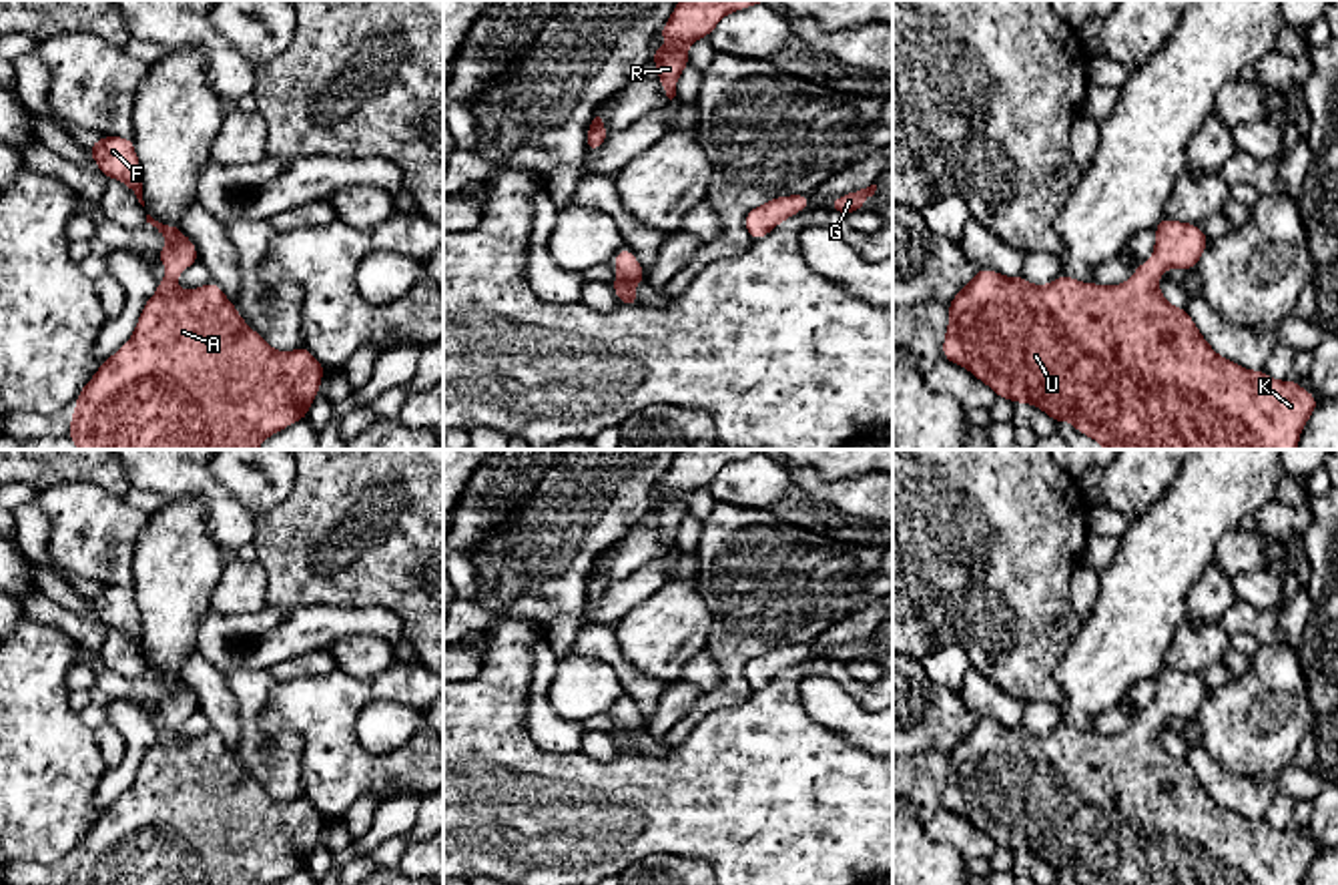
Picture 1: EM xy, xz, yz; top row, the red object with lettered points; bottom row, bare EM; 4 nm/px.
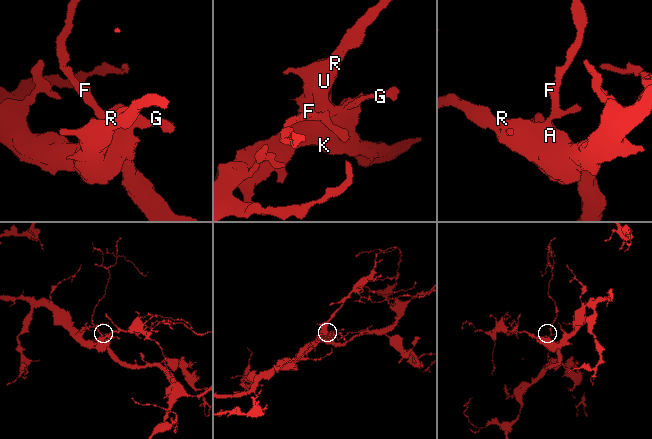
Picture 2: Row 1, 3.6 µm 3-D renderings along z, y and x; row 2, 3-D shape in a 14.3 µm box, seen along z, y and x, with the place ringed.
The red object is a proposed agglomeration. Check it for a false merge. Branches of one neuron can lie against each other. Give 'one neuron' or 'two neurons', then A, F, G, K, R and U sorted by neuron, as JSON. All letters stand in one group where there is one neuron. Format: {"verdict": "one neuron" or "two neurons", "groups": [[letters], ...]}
{"verdict": "one neuron", "groups": [["A", "F", "G", "K", "R", "U"]]}

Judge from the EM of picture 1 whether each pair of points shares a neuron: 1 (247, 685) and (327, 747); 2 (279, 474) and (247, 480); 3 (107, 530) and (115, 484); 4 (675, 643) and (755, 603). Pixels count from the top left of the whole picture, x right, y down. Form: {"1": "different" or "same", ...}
{"1": "different", "2": "same", "3": "different", "4": "different"}

